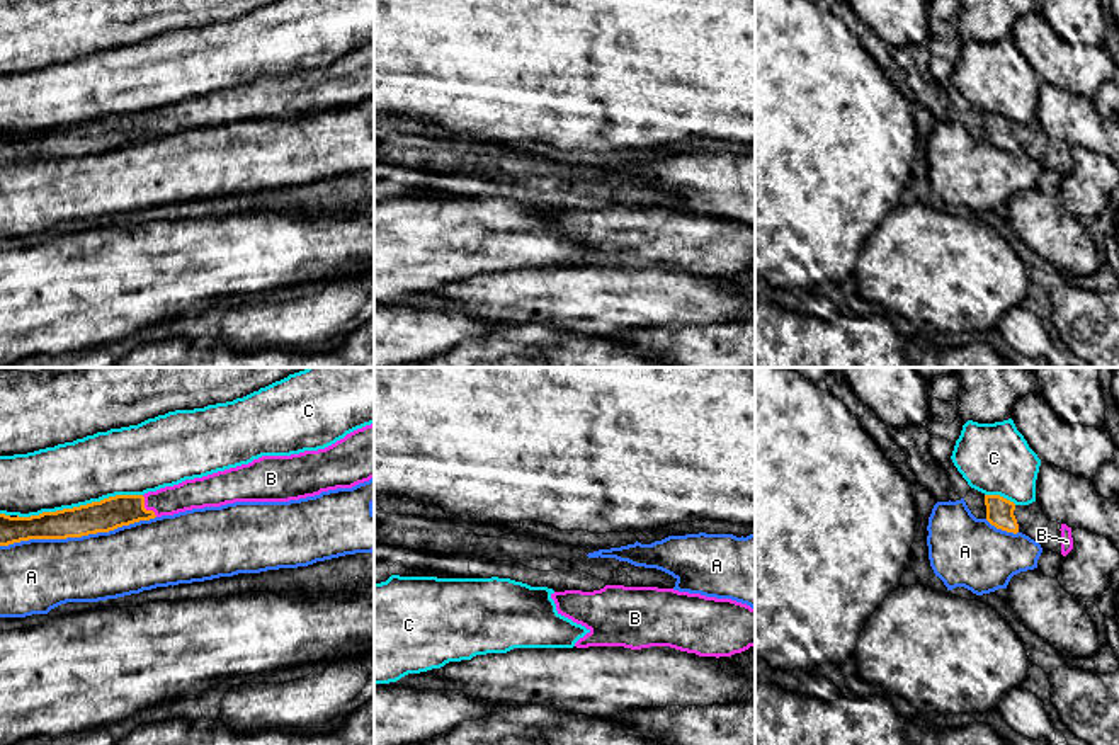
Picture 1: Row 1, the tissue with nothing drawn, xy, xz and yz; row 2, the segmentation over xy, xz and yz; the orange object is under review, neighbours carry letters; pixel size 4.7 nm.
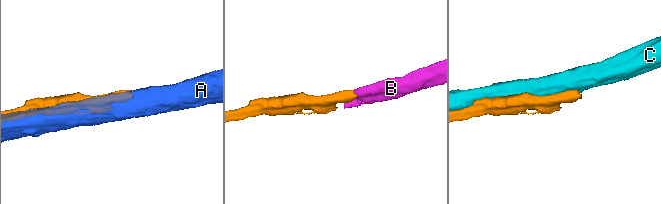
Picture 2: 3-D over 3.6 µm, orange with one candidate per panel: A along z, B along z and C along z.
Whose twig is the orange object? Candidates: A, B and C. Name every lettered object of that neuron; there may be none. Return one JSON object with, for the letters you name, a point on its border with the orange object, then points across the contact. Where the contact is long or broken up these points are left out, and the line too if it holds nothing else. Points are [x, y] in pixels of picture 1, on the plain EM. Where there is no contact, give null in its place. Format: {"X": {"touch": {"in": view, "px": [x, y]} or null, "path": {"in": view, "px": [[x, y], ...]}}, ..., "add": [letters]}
{"B": {"touch": {"in": "xy", "px": [143, 126]}, "path": {"in": "xy", "px": [[113, 131], [143, 126], [193, 113]]}}, "add": ["B"]}

